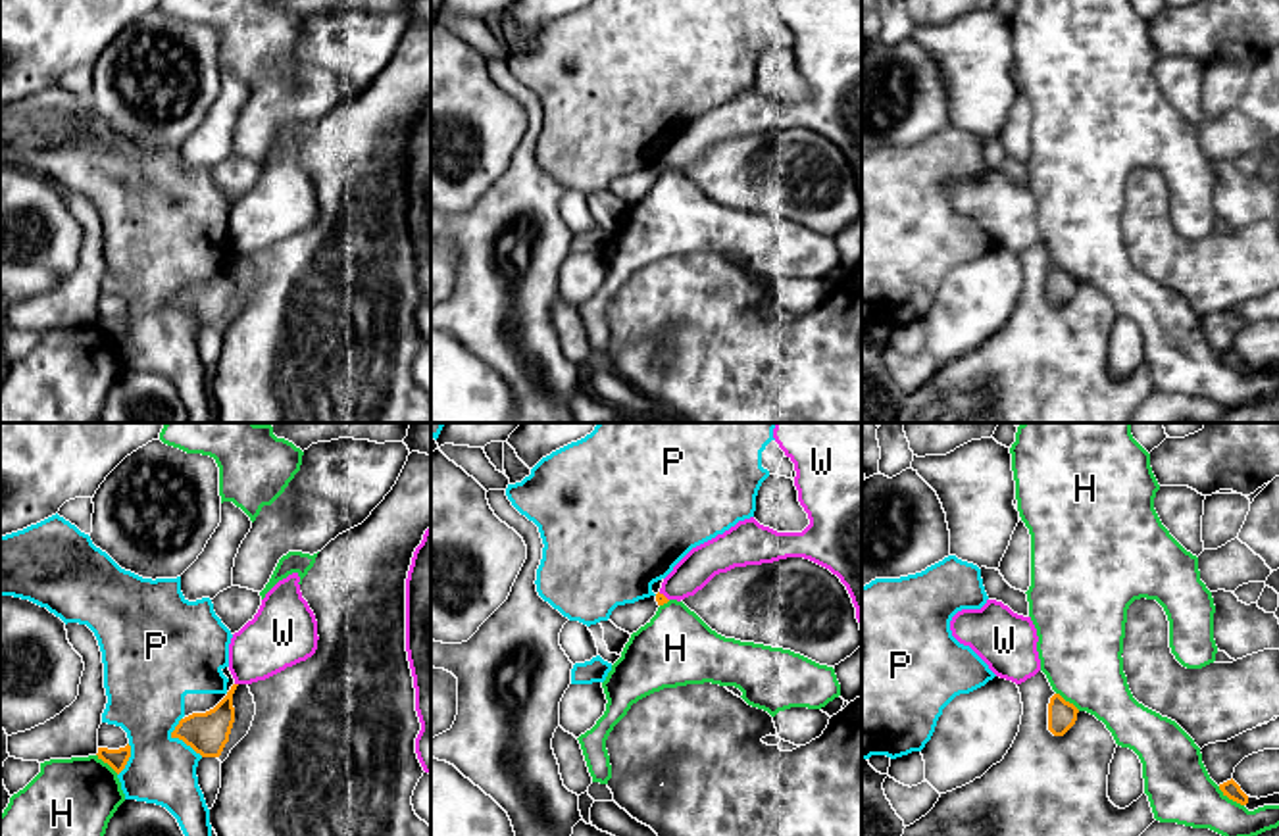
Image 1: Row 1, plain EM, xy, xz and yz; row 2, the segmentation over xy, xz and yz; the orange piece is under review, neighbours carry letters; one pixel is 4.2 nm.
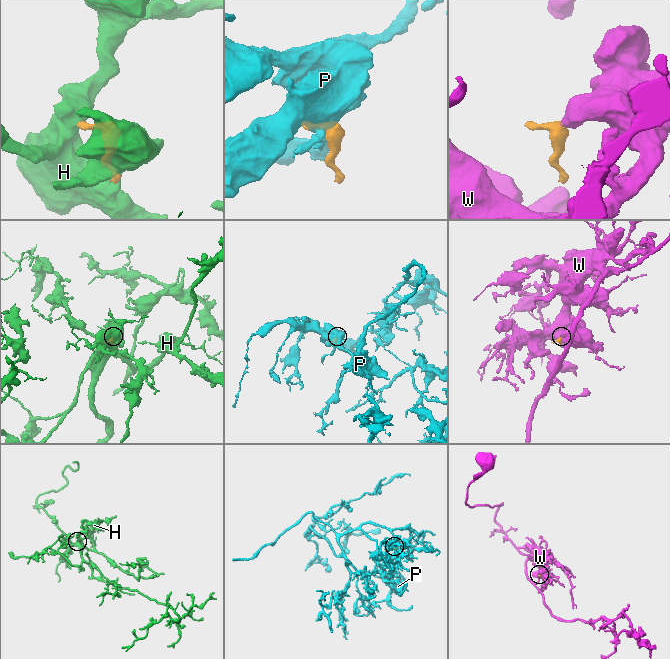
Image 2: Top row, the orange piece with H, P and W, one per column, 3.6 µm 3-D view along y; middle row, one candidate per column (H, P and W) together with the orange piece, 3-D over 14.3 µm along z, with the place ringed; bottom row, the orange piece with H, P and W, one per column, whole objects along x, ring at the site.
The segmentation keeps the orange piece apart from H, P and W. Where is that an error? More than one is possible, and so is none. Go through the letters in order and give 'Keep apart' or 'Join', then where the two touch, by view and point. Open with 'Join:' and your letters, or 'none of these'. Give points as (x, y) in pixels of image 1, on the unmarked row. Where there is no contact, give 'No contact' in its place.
Join: none of these
H: Keep apart. Touches orange at yz (1231, 368)
P: Keep apart. Touches orange at xy (179, 308)
W: Keep apart. Touches orange at xz (664, 166)

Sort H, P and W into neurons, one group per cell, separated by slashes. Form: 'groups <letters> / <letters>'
groups H / P / W

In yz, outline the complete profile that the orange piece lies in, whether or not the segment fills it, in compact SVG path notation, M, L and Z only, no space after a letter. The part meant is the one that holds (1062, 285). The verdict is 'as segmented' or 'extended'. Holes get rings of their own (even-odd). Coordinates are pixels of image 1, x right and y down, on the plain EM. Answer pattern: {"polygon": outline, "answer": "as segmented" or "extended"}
{"polygon": "M1054 263L1048 273L1048 300L1054 306L1064 306L1077 290L1079 279L1066 271L1060 263Z", "answer": "as segmented"}

